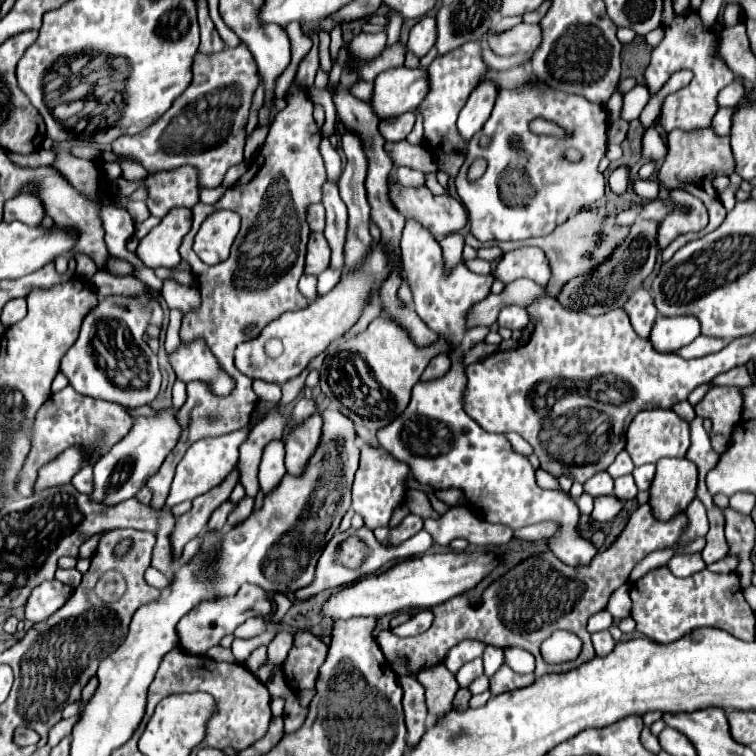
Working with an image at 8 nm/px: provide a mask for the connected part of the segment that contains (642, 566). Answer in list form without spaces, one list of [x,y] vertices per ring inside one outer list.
[[[674,547],[664,549],[664,551],[654,551],[654,553],[650,553],[646,559],[642,559],[642,561],[634,567],[634,571],[630,573],[630,581],[634,581],[636,577],[644,577],[644,571],[648,571],[648,569],[662,567],[672,555],[674,555]]]

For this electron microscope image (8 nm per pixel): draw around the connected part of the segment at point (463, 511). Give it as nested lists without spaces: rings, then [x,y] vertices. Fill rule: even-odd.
[[[452,507],[438,519],[426,519],[424,529],[430,531],[438,547],[448,547],[450,541],[458,537],[474,545],[506,545],[514,537],[510,527],[488,523],[466,507]]]

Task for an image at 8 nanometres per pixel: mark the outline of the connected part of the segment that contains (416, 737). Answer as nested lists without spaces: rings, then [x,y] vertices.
[[[400,677],[400,685],[404,689],[404,715],[408,727],[408,747],[420,743],[420,737],[426,733],[426,717],[428,709],[424,705],[424,687],[416,681],[416,677]]]

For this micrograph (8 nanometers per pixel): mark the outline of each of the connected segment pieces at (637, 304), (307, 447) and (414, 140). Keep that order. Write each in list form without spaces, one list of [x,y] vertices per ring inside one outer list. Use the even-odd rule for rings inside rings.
[[[638,289],[628,299],[628,303],[624,305],[624,311],[628,313],[628,317],[630,317],[632,327],[636,329],[636,333],[646,339],[650,335],[650,329],[654,325],[654,319],[658,317],[656,305],[654,305],[650,293],[646,289]]]
[[[318,413],[310,415],[302,425],[294,425],[286,439],[286,469],[294,477],[304,473],[304,465],[308,465],[308,457],[312,457],[316,445],[320,445],[322,437],[322,417]]]
[[[417,109],[414,110],[414,114],[416,122],[413,131],[407,136],[406,140],[413,145],[417,145],[423,137],[423,118]]]

